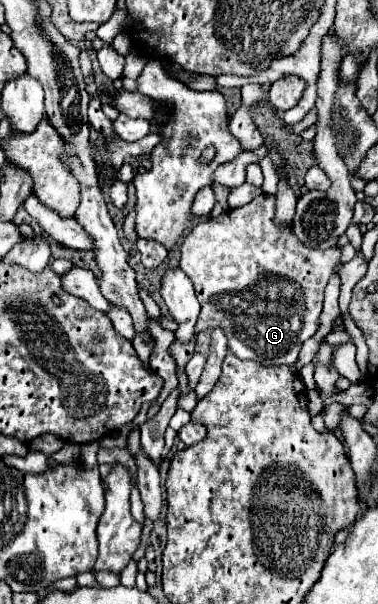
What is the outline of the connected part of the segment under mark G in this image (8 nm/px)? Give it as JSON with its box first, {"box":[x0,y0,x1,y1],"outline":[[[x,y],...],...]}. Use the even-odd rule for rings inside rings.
{"box":[180,193,342,365],"outline":[[[262,193],[244,207],[196,223],[180,247],[180,267],[194,283],[202,307],[196,333],[204,329],[222,329],[228,337],[228,347],[236,357],[252,359],[262,365],[292,365],[298,359],[302,343],[320,327],[324,289],[342,251],[340,247],[308,249],[298,237],[294,237],[290,225],[278,225],[274,221],[274,209],[274,195]]]}

